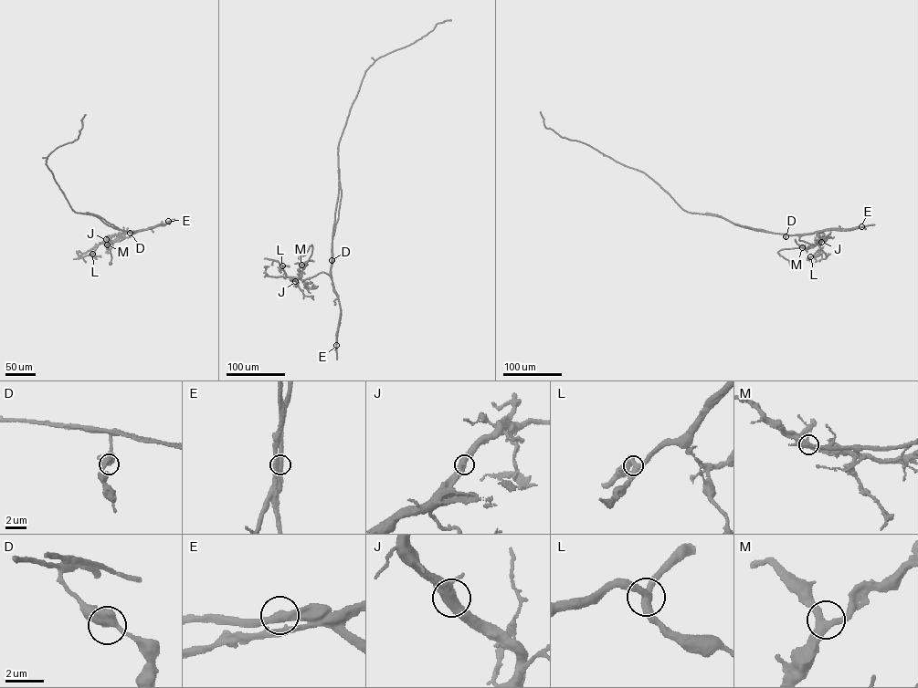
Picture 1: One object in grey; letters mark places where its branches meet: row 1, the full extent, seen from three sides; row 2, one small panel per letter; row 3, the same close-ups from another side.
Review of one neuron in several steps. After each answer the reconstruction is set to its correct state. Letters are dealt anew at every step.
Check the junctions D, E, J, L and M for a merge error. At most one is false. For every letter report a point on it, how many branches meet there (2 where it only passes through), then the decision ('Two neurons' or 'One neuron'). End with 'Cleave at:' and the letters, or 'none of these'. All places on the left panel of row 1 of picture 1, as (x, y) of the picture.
D: Place: (130, 233). Branches: 3. One neuron
E: Place: (168, 221). Branches: 3. Two neurons
J: Place: (106, 239). Branches: 3. One neuron
L: Place: (92, 254). Branches: 3. One neuron
M: Place: (107, 244). Branches: 3. One neuron
Cleave at: E

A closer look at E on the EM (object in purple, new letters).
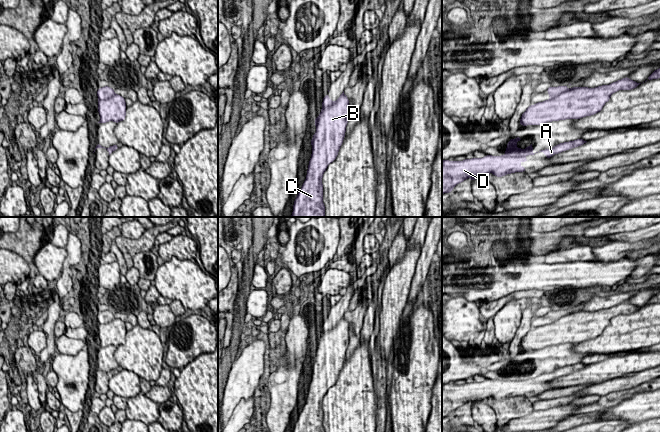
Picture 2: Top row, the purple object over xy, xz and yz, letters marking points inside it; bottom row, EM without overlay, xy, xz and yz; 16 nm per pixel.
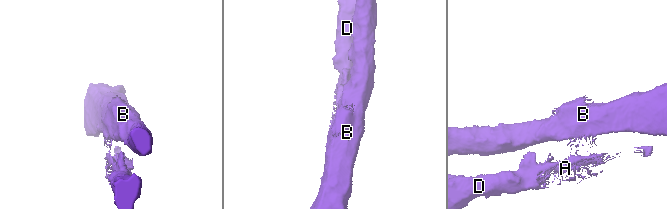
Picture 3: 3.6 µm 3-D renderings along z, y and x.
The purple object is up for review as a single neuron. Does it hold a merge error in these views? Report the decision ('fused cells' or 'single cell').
fused cells

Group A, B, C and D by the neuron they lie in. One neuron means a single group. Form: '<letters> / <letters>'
A D / B C

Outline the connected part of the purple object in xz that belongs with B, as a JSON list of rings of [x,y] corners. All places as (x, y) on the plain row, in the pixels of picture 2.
[[[343,317],[336,326],[315,342],[316,356],[311,364],[312,378],[306,403],[299,413],[293,432],[325,432],[323,398],[338,379],[349,345],[349,323]]]

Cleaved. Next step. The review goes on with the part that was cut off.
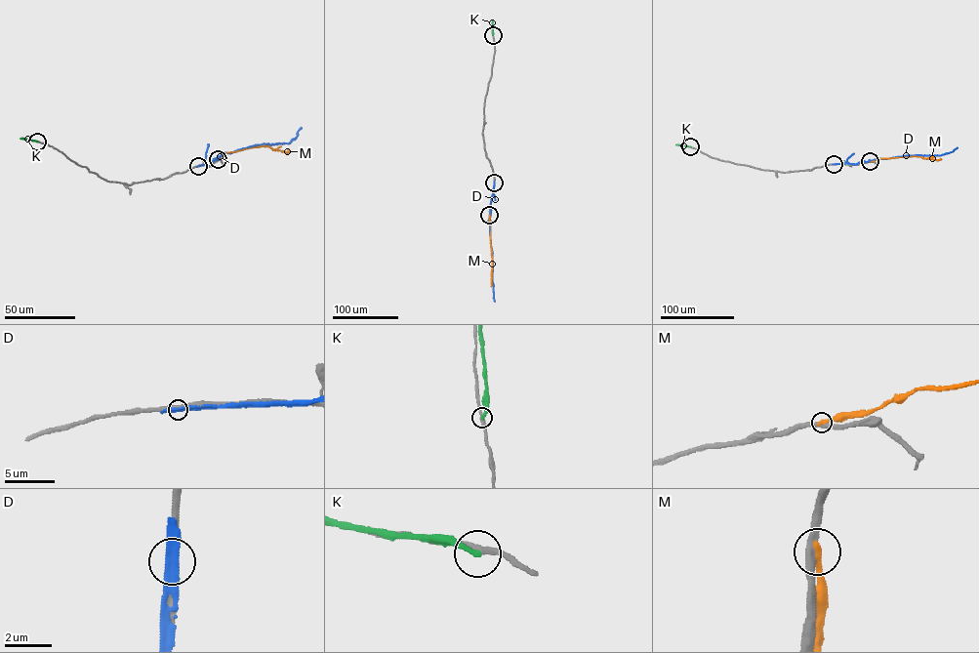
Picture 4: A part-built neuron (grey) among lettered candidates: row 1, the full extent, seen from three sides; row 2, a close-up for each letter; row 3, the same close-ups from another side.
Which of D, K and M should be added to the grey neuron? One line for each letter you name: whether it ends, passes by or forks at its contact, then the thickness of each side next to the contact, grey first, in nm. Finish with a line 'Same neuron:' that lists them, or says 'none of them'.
Same neuron: none of them

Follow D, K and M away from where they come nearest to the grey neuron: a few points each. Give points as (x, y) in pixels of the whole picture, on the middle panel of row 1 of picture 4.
D: (494, 183), (489, 231), (495, 302)
K: (493, 34), (492, 20)
M: (489, 215), (491, 286)

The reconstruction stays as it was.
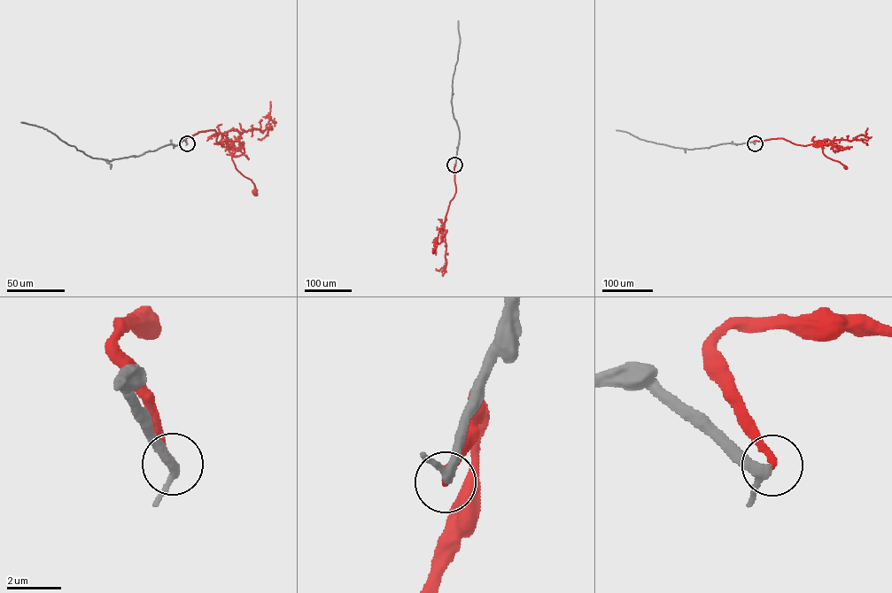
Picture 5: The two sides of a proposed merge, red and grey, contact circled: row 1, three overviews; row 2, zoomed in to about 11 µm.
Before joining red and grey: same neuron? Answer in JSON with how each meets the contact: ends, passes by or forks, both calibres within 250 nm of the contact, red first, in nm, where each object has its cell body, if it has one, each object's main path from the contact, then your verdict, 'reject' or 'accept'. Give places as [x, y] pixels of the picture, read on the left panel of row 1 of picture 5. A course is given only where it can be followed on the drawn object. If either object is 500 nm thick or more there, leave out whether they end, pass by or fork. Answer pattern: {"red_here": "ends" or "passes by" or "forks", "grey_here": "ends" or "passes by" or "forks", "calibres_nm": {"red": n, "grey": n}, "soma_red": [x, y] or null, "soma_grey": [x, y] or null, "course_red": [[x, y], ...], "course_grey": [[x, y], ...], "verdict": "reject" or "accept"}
{"red_here": "ends", "grey_here": "passes by", "calibres_nm": {"red": 240, "grey": 280}, "soma_red": [254, 191], "soma_grey": null, "course_red": [[187, 143], [184, 137], [215, 130], [218, 142], [232, 144], [236, 168], [252, 180], [253, 191]], "course_grey": [[187, 143], [182, 140], [177, 145], [168, 144], [137, 156], [110, 161], [92, 157], [42, 127], [20, 122]], "verdict": "accept"}

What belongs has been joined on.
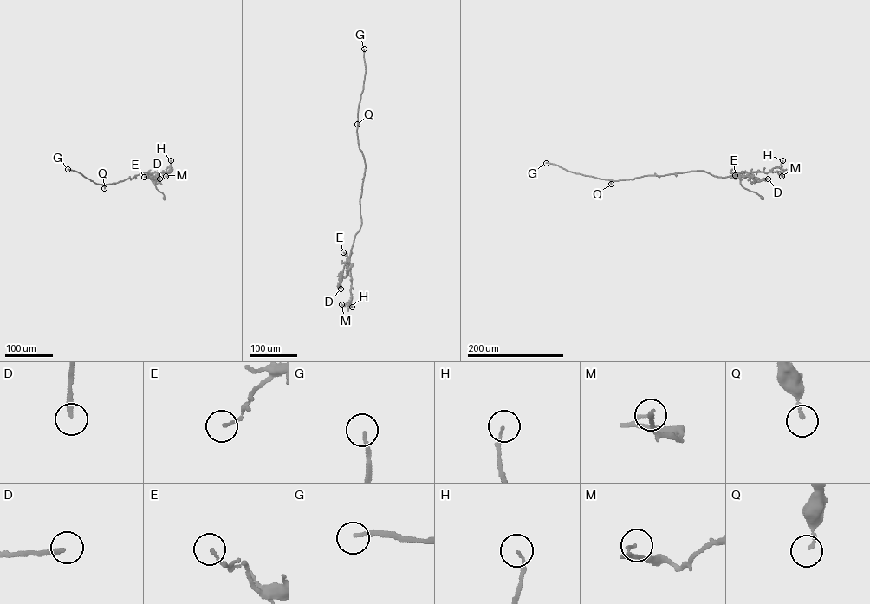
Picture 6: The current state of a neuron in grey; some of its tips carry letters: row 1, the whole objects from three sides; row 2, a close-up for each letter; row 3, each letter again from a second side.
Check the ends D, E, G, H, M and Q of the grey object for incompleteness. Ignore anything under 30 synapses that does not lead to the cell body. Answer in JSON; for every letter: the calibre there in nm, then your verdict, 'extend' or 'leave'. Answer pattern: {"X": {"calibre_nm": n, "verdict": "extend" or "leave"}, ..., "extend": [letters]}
{"D": {"calibre_nm": 200, "verdict": "leave"}, "E": {"calibre_nm": 110, "verdict": "leave"}, "G": {"calibre_nm": 140, "verdict": "extend"}, "H": {"calibre_nm": 120, "verdict": "leave"}, "M": {"calibre_nm": 90, "verdict": "leave"}, "Q": {"calibre_nm": 150, "verdict": "leave"}, "extend": ["G"]}

